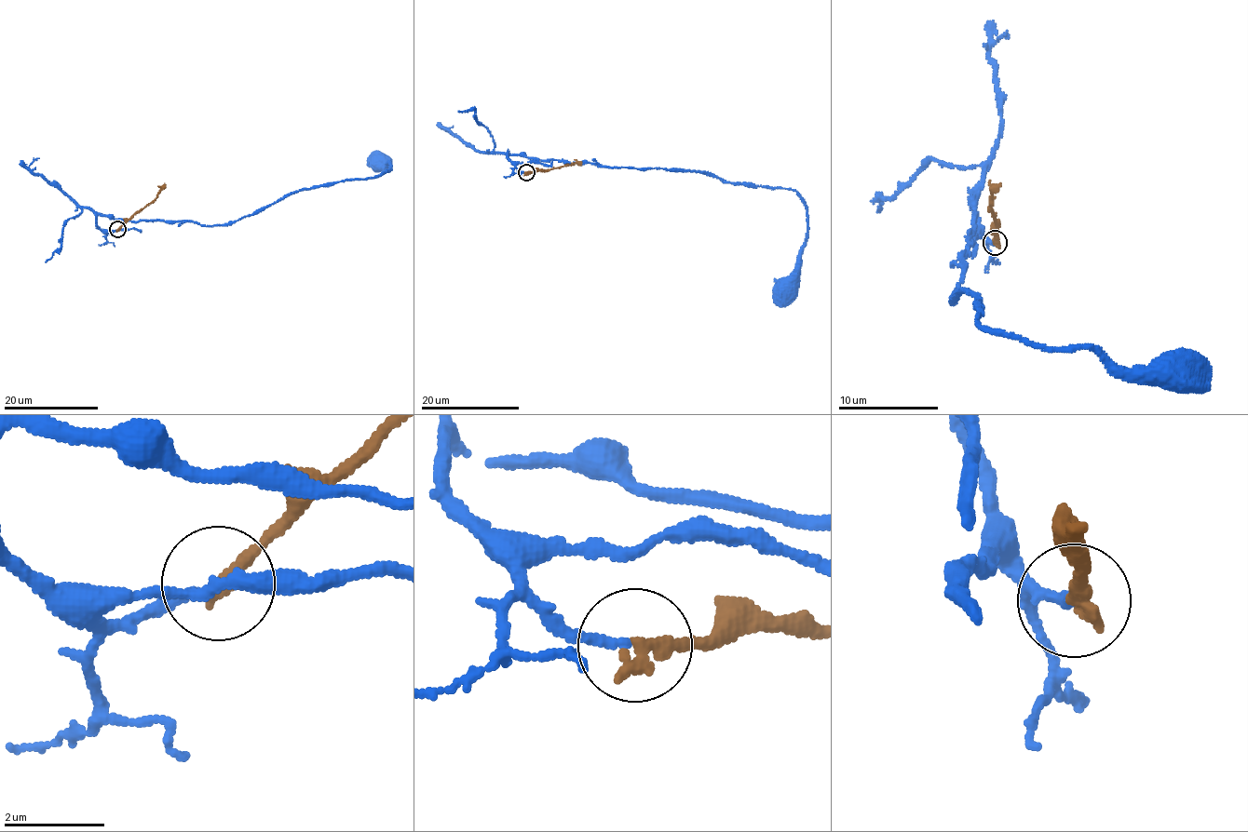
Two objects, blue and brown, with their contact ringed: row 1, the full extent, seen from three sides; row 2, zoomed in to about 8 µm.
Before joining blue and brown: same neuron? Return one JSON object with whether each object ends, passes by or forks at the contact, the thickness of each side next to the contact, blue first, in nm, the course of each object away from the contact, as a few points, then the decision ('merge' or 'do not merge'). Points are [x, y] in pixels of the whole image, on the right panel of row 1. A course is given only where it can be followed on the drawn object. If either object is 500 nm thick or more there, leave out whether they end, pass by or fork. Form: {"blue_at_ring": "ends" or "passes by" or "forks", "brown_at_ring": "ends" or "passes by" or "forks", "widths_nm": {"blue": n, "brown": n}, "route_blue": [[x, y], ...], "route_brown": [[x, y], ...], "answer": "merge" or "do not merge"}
{"blue_at_ring": "ends", "brown_at_ring": "ends", "widths_nm": {"blue": 160, "brown": 340}, "route_blue": [[994, 242], [972, 209], [975, 191], [952, 304], [968, 290], [977, 326], [1180, 372]], "route_brown": [[994, 242], [993, 227], [997, 225], [991, 208], [992, 191], [1000, 183]], "answer": "merge"}

